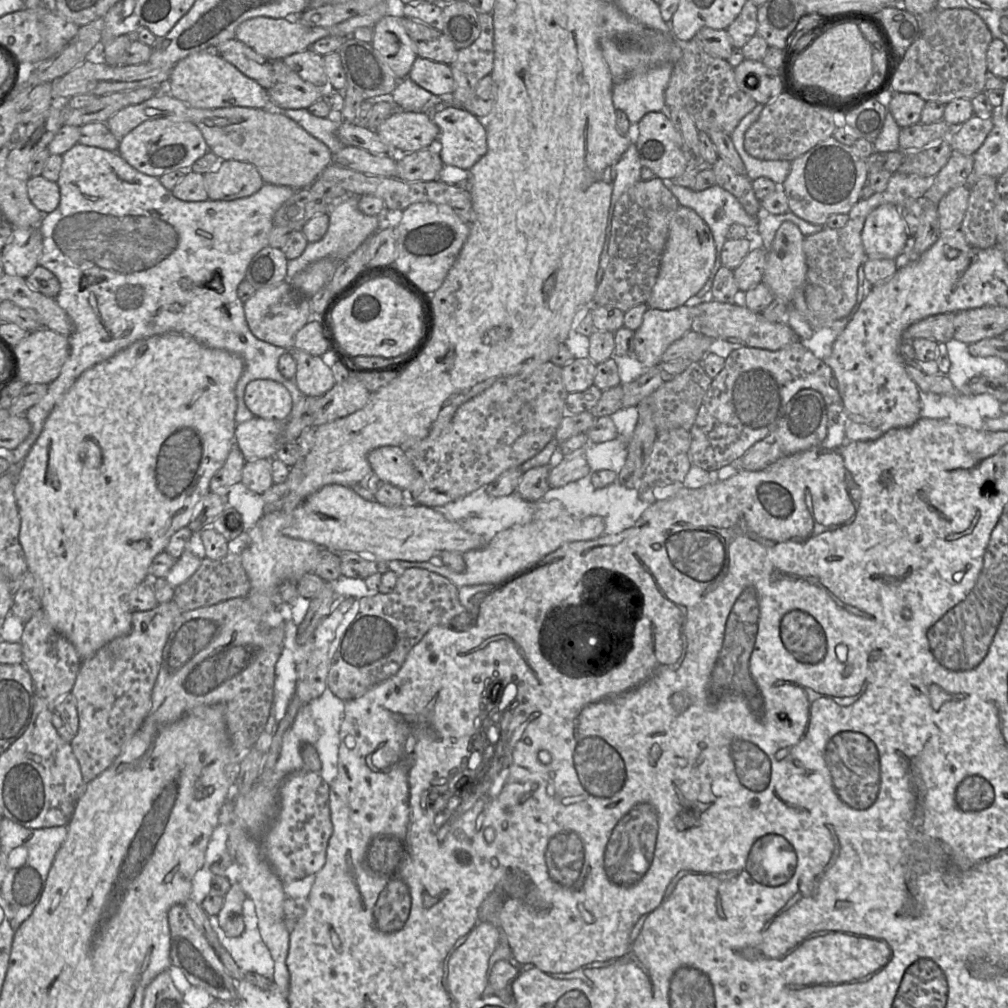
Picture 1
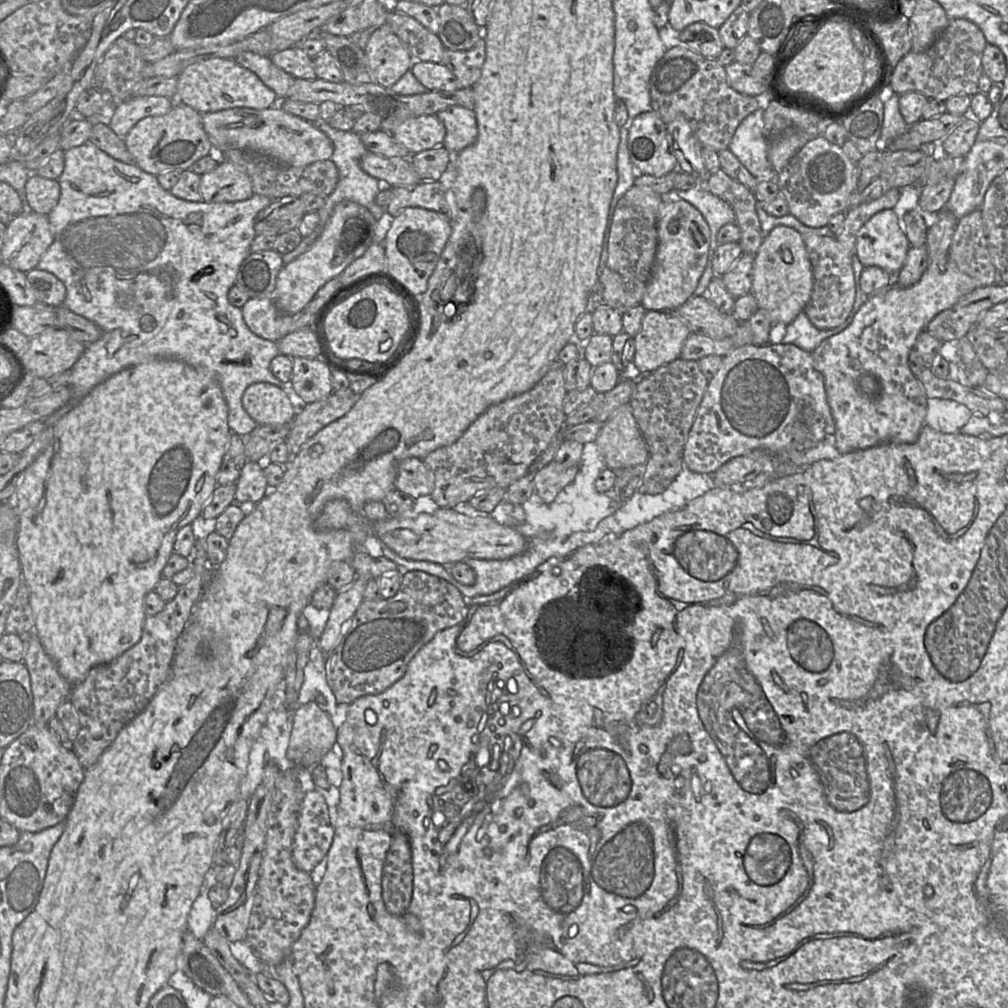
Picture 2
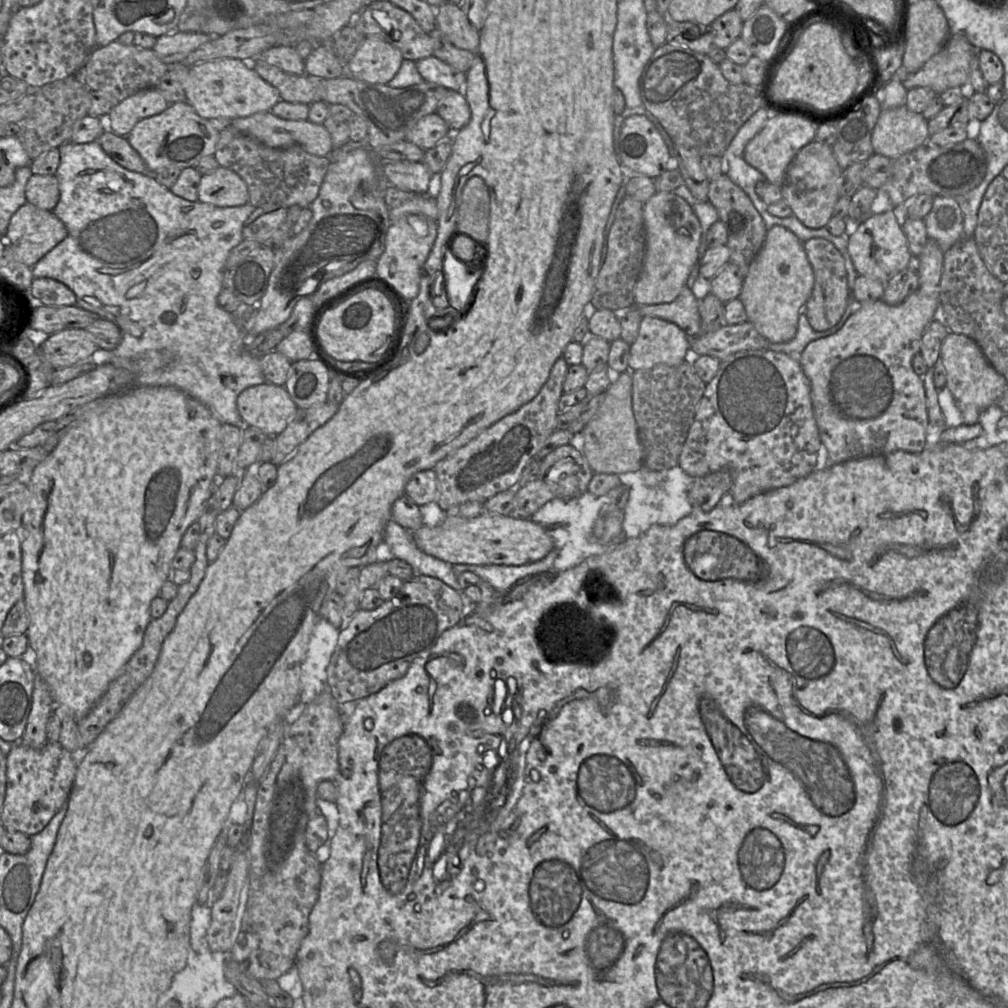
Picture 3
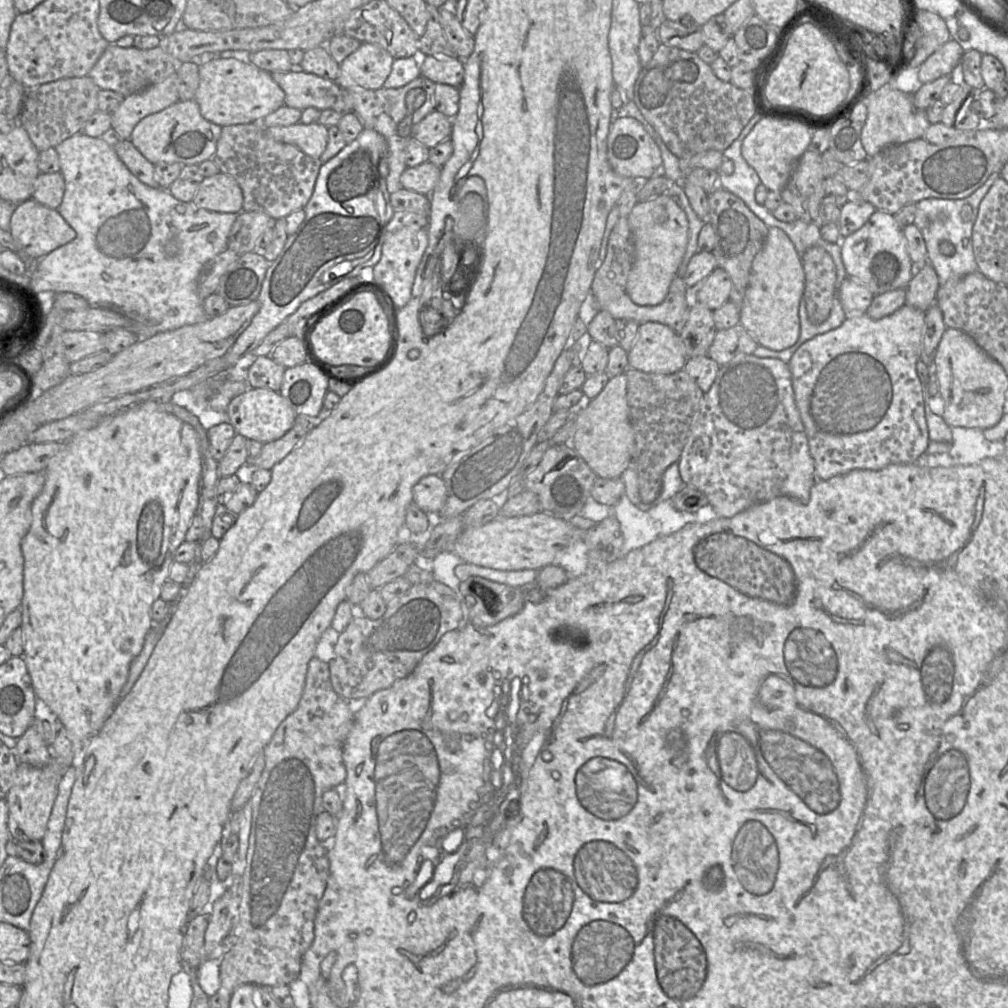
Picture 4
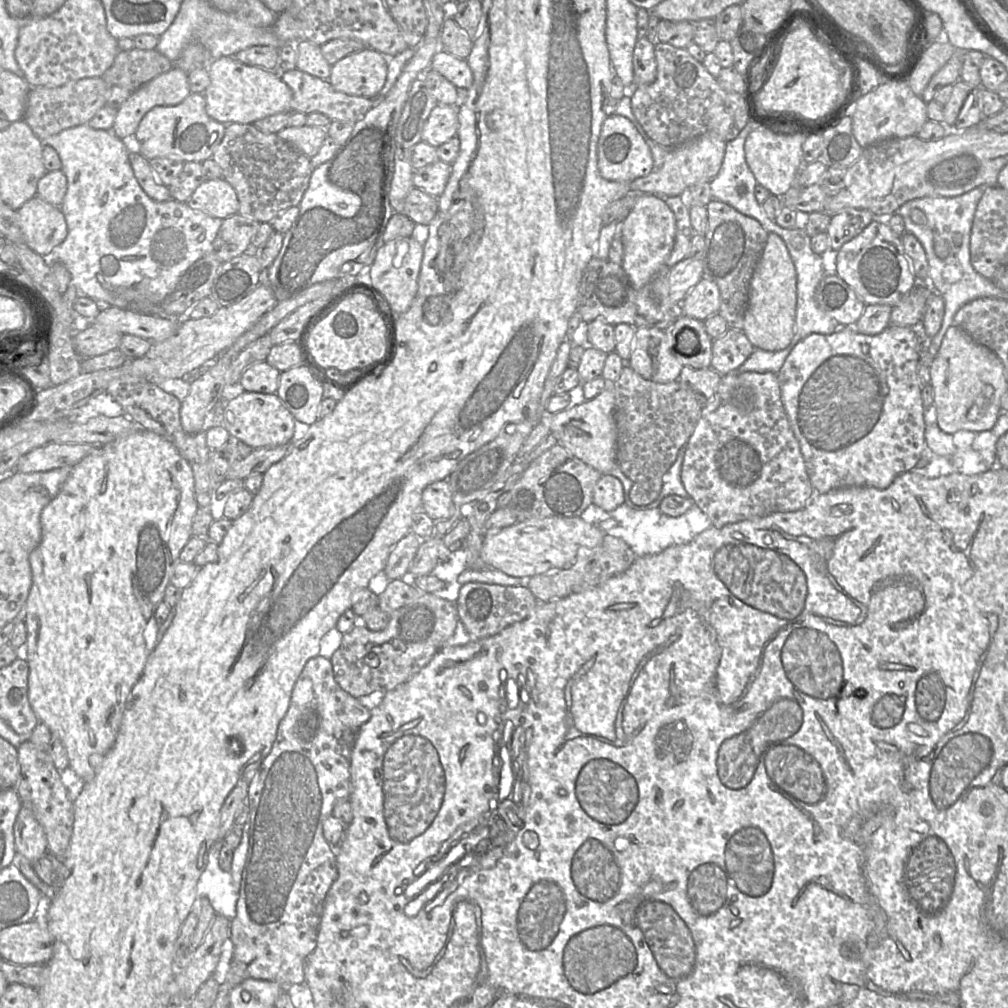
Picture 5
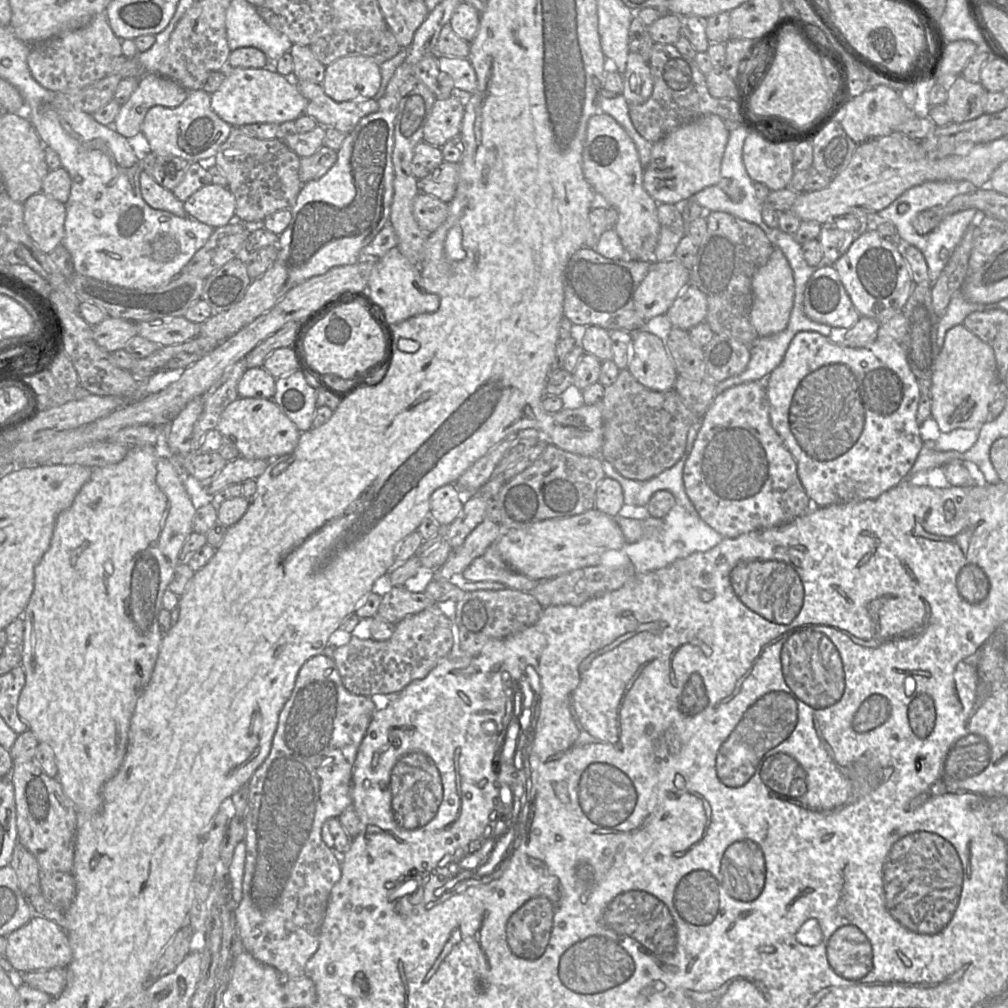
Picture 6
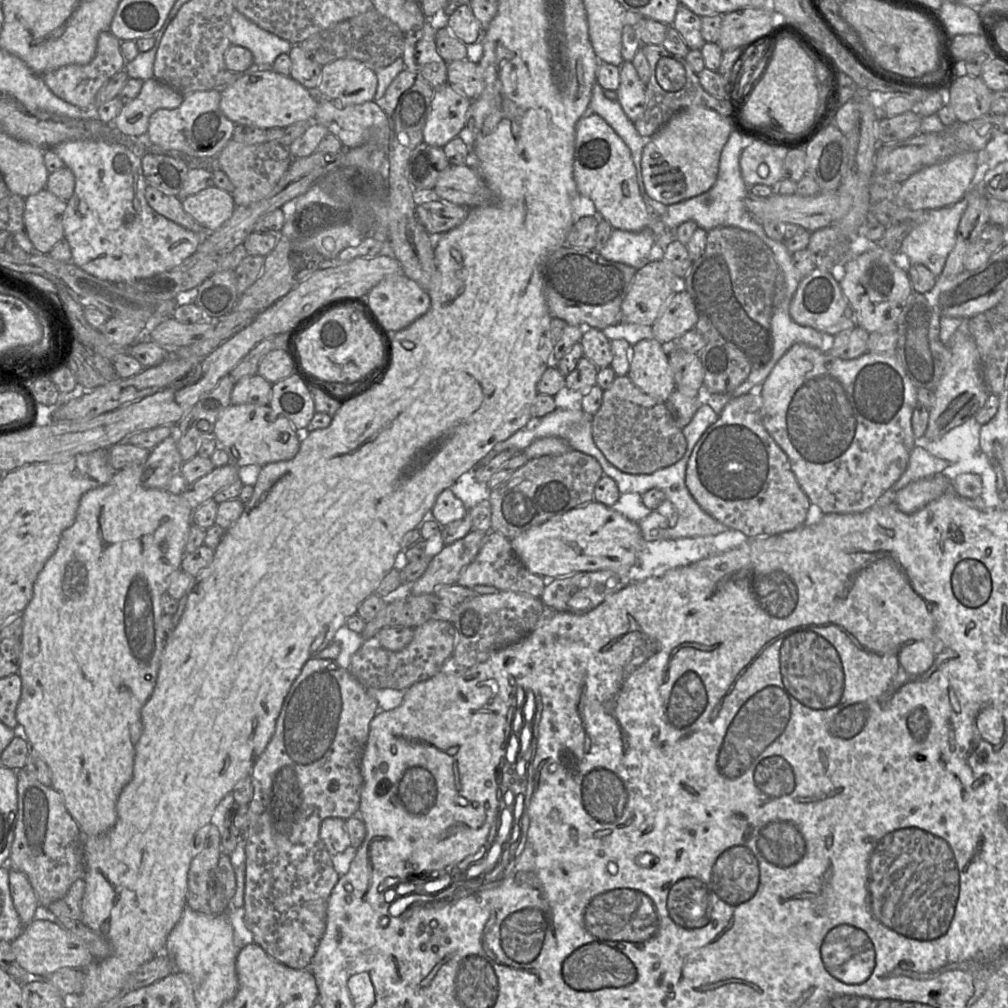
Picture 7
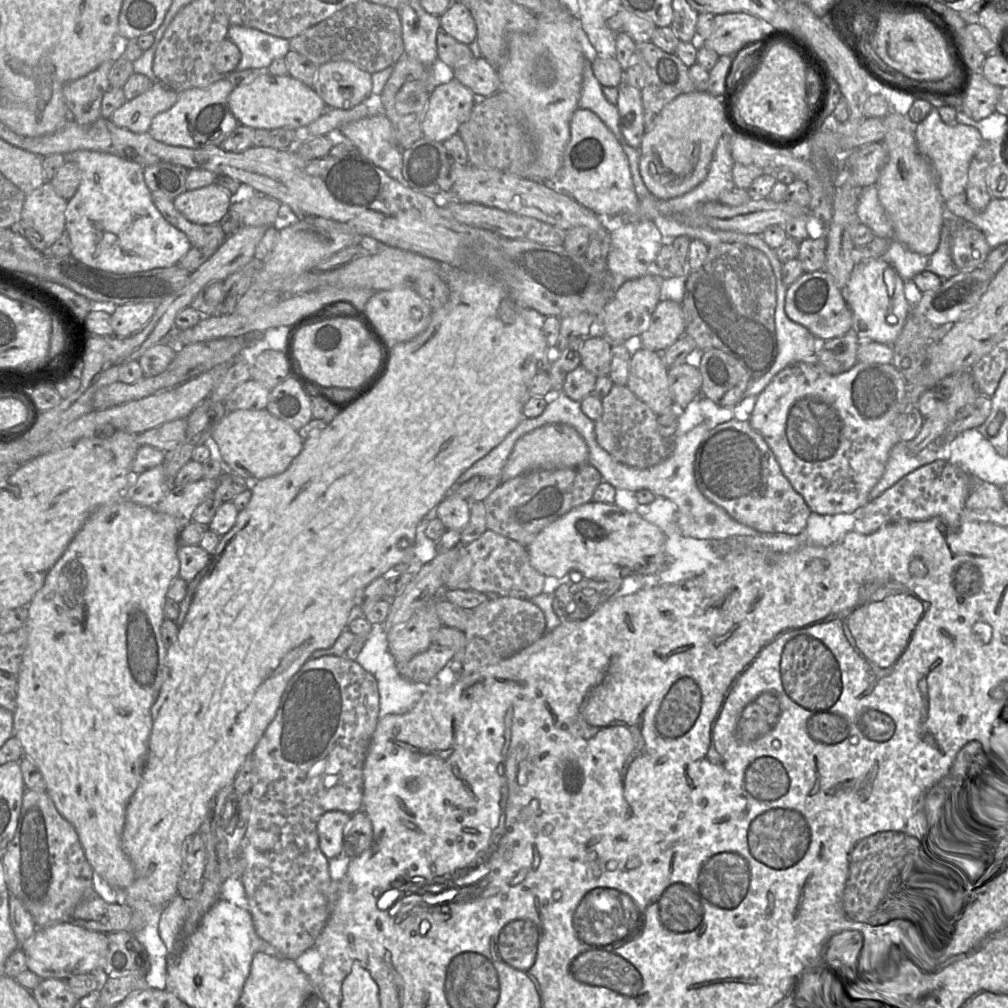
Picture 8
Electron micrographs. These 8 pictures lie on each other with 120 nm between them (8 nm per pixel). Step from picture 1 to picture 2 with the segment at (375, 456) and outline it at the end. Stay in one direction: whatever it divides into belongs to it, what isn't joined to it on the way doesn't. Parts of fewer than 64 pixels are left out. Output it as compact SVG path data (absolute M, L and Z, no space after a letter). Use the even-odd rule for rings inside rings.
M406 458L398 463L395 487L414 500L421 496L431 496L434 489L433 472L423 459Z

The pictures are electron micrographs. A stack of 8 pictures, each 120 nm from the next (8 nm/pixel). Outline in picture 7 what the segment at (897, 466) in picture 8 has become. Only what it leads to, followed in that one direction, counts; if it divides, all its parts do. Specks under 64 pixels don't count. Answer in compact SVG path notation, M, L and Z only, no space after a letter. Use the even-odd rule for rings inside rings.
M915 445L911 451L908 466L901 477L890 487L890 490L898 492L909 483L941 473L951 463L937 458L924 448Z

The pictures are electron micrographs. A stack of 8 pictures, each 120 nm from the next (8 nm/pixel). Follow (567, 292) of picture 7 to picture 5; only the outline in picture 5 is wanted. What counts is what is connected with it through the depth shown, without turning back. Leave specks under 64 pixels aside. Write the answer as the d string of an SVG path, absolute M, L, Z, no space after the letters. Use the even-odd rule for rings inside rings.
M594 256L582 274L576 313L585 322L603 320L613 326L626 323L634 329L653 327L669 330L679 316L678 307L661 305L651 291L651 282L641 289L635 289L622 265L614 264L608 259L601 260Z

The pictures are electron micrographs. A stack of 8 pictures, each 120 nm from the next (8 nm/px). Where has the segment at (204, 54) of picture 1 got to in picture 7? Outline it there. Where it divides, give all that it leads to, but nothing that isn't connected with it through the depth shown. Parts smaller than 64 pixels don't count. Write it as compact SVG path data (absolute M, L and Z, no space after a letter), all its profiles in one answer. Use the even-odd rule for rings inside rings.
M252 65L229 87L221 91L220 110L235 124L262 129L285 128L300 121L312 122L317 110L313 91L293 78L275 72L269 65Z

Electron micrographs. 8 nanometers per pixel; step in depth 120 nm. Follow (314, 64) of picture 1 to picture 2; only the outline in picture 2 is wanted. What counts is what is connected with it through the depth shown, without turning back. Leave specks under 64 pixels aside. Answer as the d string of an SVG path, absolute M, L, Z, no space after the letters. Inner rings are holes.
M298 45L274 52L271 61L294 78L314 80L317 78L313 58L307 55Z

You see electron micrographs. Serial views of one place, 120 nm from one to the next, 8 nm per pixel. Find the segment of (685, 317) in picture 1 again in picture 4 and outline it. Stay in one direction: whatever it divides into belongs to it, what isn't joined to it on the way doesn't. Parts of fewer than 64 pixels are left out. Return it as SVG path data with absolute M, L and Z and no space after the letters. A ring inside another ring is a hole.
M658 322L640 324L638 336L627 354L628 367L645 373L672 374L682 370L687 361L678 333Z

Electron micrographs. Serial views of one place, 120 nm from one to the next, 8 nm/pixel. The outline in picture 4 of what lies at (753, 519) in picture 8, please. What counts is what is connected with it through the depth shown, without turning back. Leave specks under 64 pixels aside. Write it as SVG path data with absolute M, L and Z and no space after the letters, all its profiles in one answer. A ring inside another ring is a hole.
M753 354L738 355L730 362L719 367L716 379L710 390L704 393L699 411L690 429L687 442L678 461L679 472L685 485L693 486L707 496L709 504L719 517L733 517L757 504L770 501L776 497L788 496L802 503L808 503L812 486L816 481L815 462L811 456L808 438L800 412L796 405L792 385L792 374L787 363L776 358L761 358Z

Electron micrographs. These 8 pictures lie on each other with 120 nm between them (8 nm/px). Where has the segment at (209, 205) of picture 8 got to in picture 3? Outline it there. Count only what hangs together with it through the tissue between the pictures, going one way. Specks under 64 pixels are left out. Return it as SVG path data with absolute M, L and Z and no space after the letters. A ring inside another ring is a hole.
M219 166L215 171L202 175L198 201L218 207L242 206L249 203L249 191L236 172Z

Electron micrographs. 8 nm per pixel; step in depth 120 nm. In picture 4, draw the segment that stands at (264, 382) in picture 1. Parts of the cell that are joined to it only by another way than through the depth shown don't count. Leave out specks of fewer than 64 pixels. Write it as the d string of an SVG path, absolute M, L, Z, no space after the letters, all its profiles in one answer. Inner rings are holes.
M248 388L235 396L228 404L229 423L237 434L261 443L269 443L283 437L293 426L296 412L279 391L268 388Z

